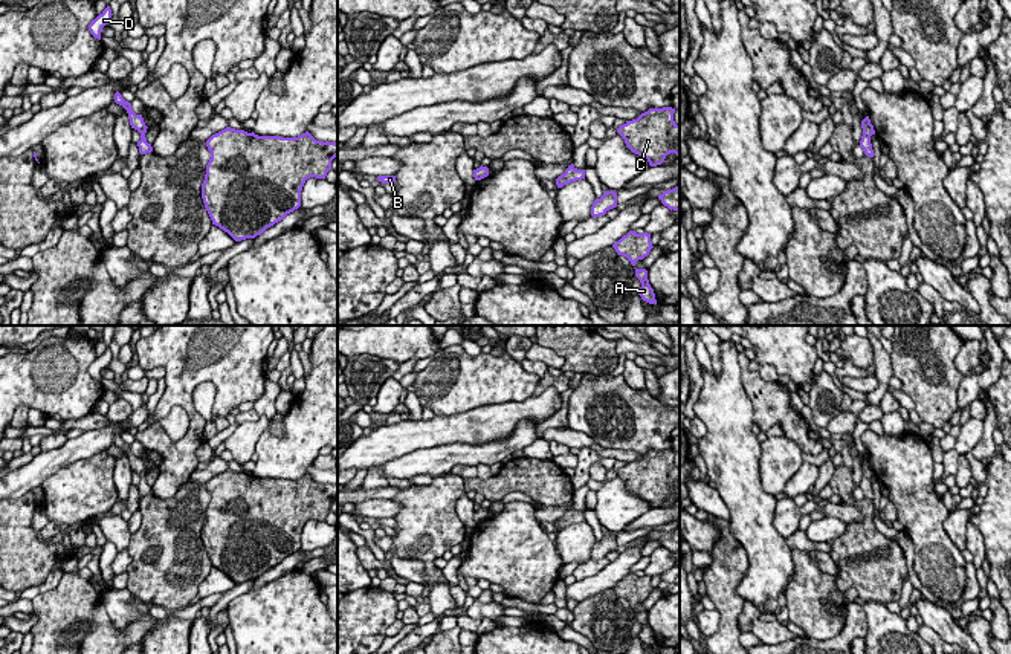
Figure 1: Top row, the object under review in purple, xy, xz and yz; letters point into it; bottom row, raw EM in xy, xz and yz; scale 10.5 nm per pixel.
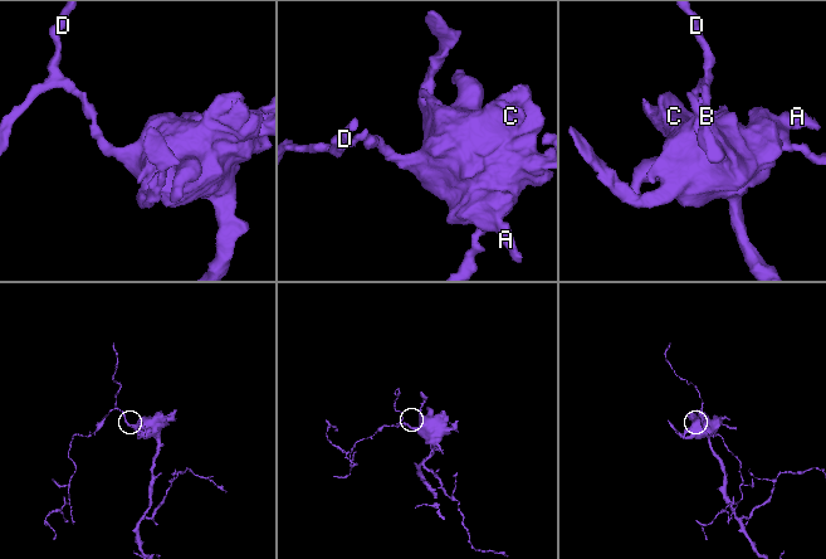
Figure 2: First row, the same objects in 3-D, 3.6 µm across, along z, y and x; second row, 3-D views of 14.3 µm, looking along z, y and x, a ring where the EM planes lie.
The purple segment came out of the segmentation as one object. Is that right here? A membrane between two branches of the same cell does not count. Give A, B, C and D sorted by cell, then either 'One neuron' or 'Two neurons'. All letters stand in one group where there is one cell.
Groups: A B C D. One neuron

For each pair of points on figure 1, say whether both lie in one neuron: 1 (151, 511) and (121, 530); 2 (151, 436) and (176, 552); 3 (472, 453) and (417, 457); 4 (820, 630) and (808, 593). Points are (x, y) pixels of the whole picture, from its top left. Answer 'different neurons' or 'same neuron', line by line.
1: different neurons
2: different neurons
3: same neuron
4: same neuron

